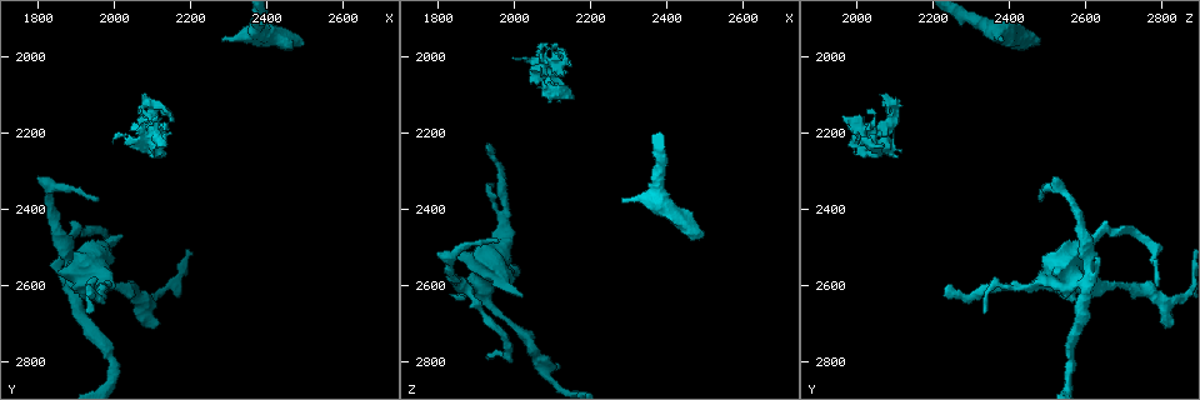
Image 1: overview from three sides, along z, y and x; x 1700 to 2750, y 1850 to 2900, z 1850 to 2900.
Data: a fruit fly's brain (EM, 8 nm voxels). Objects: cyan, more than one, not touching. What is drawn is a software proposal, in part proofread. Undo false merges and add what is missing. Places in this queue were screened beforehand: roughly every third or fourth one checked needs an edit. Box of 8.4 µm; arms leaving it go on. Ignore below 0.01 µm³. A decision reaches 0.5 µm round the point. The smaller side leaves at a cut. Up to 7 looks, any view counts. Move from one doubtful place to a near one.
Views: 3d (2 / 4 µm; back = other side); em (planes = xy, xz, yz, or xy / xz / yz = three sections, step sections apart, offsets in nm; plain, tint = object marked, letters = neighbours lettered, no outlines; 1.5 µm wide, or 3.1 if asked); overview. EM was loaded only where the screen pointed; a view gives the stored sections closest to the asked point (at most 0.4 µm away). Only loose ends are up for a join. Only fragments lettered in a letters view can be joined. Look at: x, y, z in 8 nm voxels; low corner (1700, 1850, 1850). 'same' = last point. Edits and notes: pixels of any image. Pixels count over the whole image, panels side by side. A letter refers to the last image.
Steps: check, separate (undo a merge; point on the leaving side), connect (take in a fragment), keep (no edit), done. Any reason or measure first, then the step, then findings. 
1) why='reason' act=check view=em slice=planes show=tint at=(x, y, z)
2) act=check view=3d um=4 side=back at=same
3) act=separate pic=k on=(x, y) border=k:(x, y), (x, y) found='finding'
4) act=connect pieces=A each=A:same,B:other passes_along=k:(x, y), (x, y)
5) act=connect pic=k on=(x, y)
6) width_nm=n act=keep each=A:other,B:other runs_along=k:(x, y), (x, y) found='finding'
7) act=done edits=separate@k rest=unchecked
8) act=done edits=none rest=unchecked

why='tapers out' act=check view=3d um=4 side=back at=(1935, 2590, 2235)

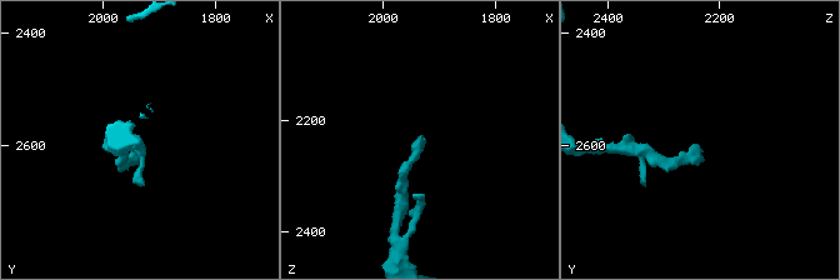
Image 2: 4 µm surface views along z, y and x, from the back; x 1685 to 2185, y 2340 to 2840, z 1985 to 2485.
why='need the tissue' act=check view=em slice=xy step=8 show=letters at=(1935, 2600, 2240)

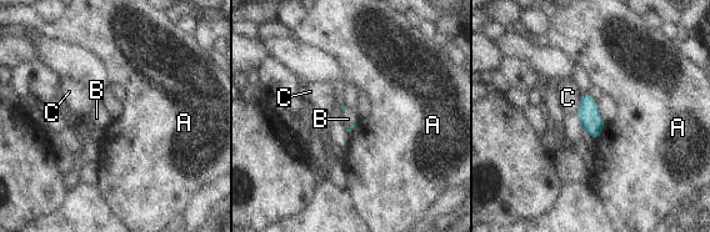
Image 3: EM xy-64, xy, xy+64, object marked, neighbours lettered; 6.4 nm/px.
why='another direction' act=check view=em slice=planes show=letters at=same

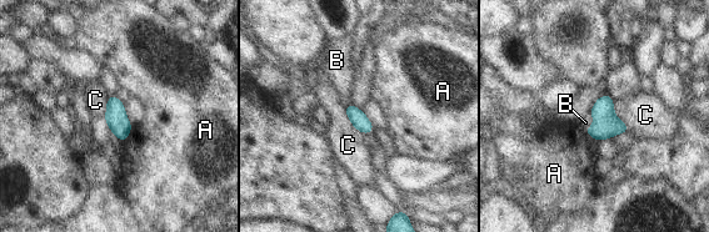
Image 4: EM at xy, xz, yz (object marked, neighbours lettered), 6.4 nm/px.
width_nm=100 act=connect pieces=B each=A:other,B:same,C:other passes_along=4:(605, 125), (593, 122), (585, 122) found='the neuron continues'

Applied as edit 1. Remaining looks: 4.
why='an open end' act=check view=3d um=4 side=back at=(2490, 1970, 2475)

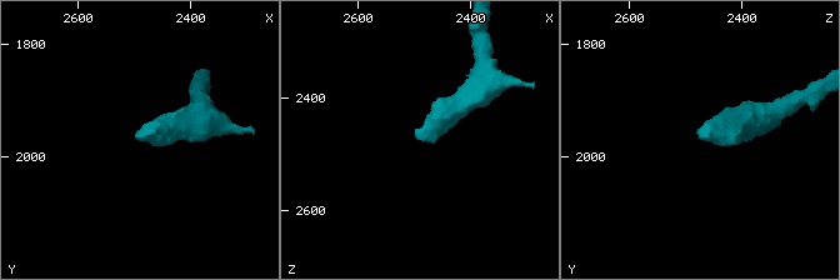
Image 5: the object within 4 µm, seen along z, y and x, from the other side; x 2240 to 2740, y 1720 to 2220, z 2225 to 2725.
act=check view=em slice=planes show=letters at=(2495, 1970, 2475)

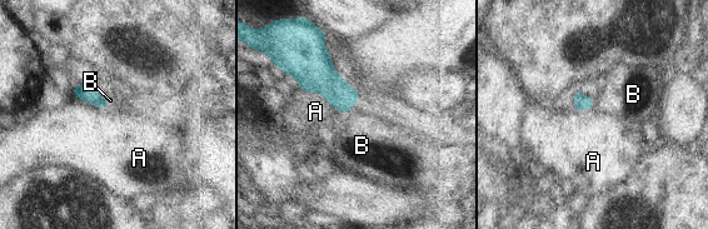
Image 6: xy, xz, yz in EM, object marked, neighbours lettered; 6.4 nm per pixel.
act=keep each=A:other,B:other border=6:(299, 89), (319, 93), (343, 114) found='no lettered fragment goes on from it'

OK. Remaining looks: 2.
act=done edits=connect@4 rest=unchecked

